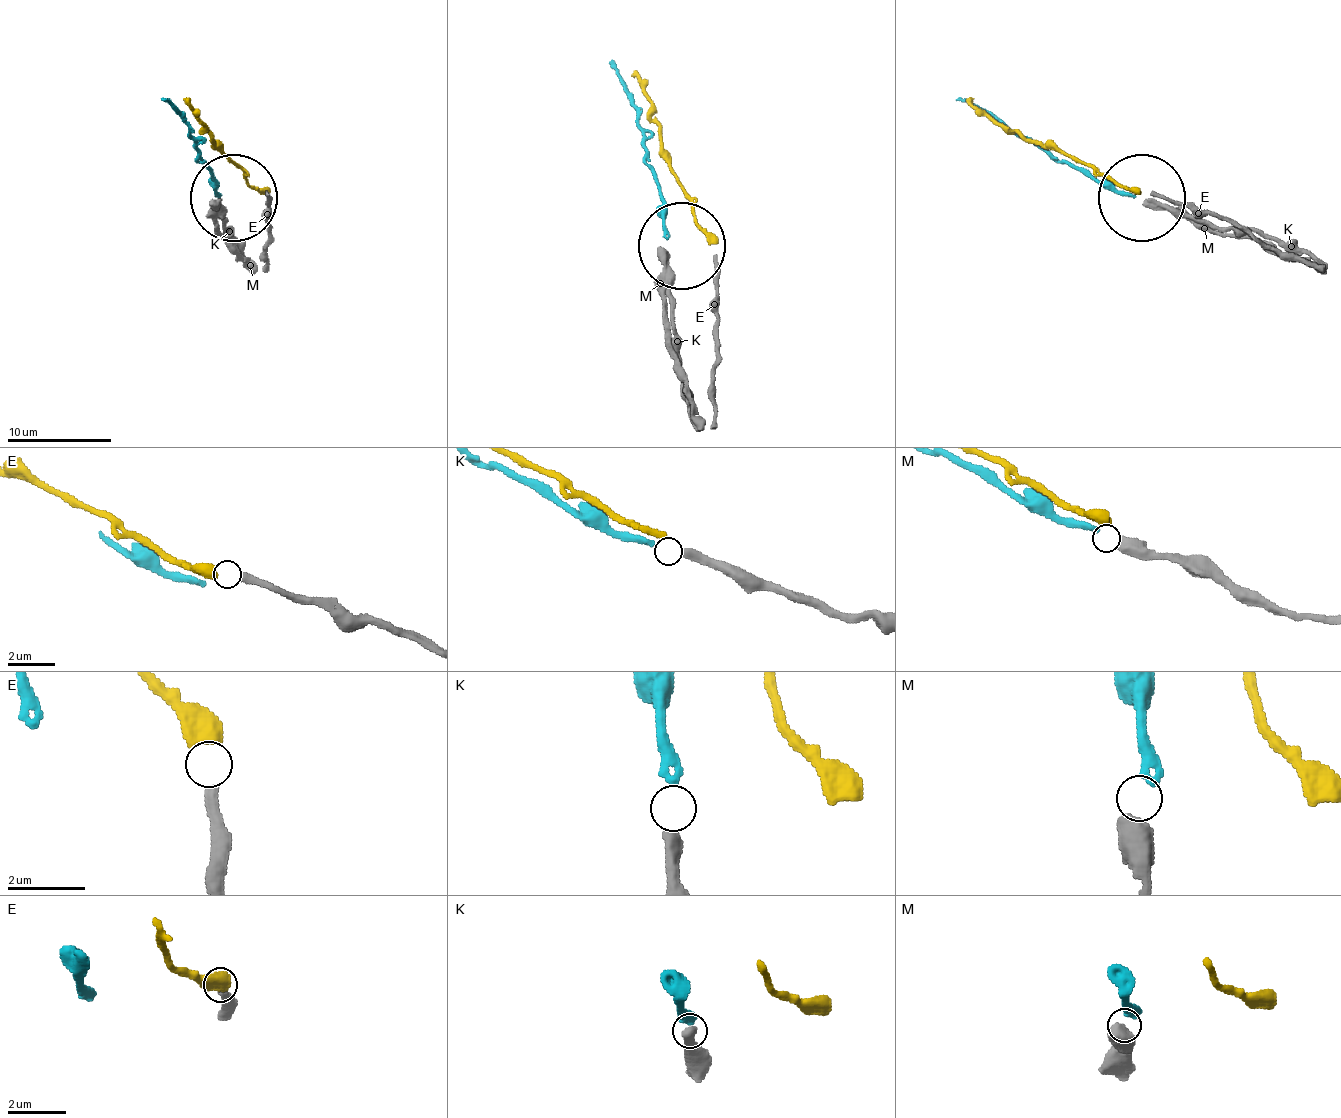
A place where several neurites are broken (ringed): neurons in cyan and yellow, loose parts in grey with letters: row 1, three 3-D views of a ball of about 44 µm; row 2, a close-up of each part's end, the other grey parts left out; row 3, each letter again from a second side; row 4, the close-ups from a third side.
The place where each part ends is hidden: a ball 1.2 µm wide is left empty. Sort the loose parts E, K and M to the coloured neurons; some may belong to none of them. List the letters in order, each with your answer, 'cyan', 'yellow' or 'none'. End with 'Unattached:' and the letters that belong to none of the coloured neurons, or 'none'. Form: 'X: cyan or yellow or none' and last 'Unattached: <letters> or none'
E: yellow
K: cyan
M: none
Unattached: M

